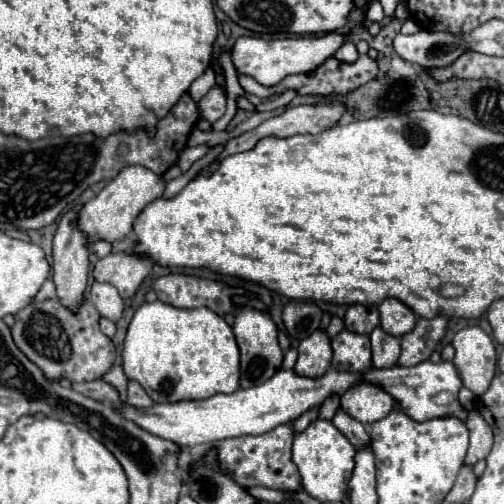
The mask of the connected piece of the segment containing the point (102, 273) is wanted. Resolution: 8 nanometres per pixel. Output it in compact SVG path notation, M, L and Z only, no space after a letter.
M111 253L95 263L93 279L99 283L111 283L117 287L123 299L133 297L141 281L153 267L151 257L139 257L135 253Z

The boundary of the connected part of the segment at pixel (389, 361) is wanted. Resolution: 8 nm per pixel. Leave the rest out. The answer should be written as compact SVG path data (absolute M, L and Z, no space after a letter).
M375 327L371 333L371 351L373 351L373 367L395 367L399 359L399 339L387 335L381 327Z

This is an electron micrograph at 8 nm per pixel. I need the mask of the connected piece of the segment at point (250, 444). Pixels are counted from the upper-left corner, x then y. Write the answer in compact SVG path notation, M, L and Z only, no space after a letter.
M279 425L263 435L245 435L235 439L223 439L213 443L219 451L221 467L235 477L235 481L247 489L255 485L273 487L273 489L287 489L297 491L299 487L299 473L291 461L291 443L293 443L293 429L291 425Z

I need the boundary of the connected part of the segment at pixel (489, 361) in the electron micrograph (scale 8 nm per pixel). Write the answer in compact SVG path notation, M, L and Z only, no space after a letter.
M465 327L453 337L455 359L453 365L467 389L471 389L477 397L487 391L495 369L497 369L497 353L493 339L479 327Z

